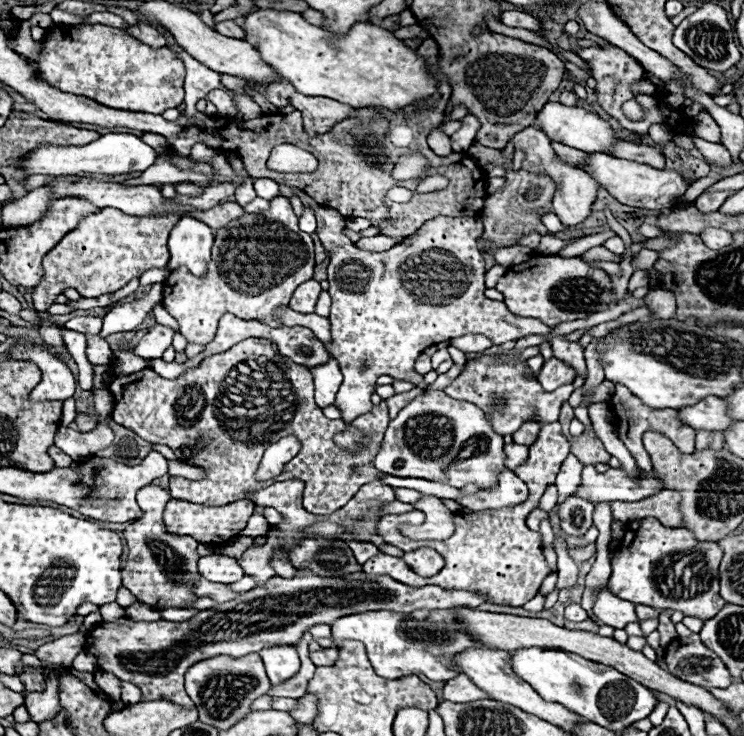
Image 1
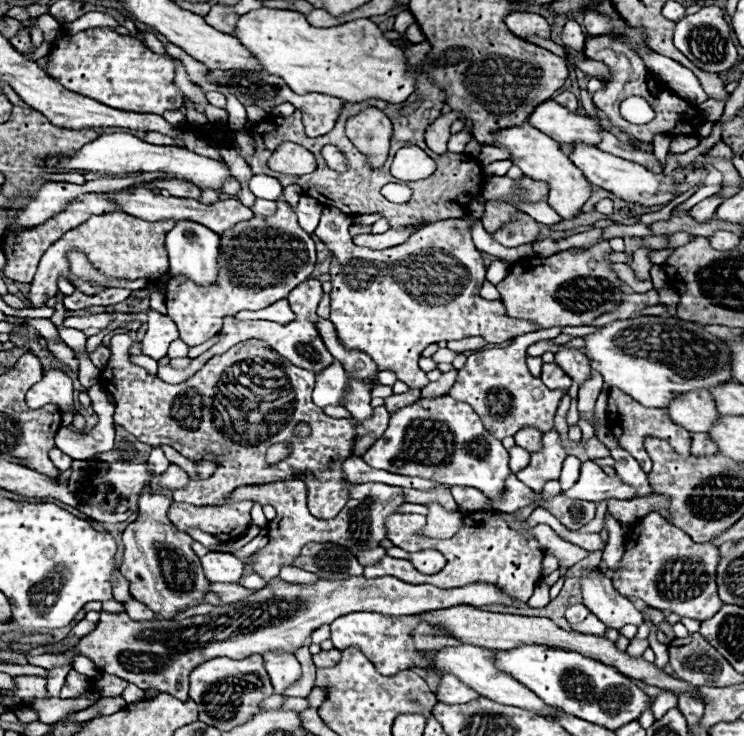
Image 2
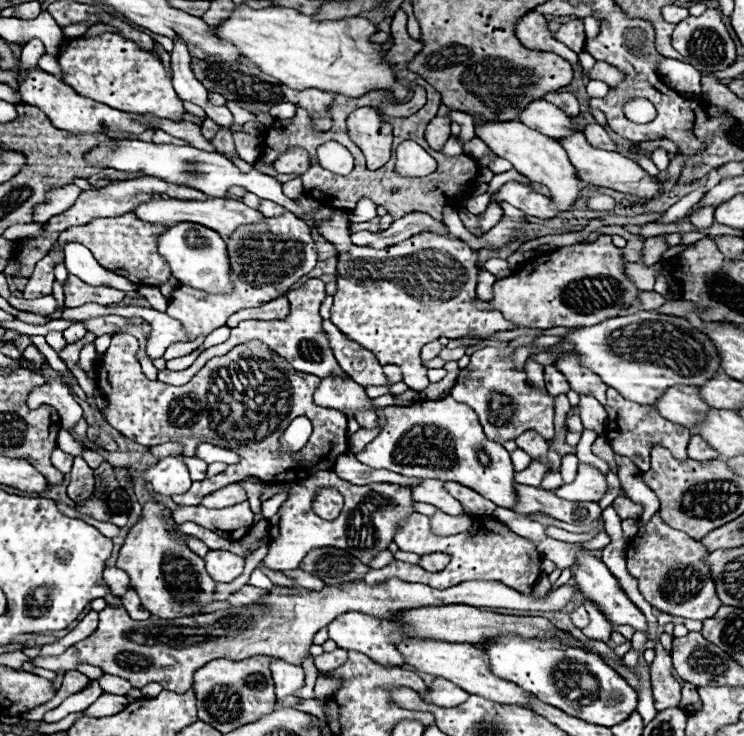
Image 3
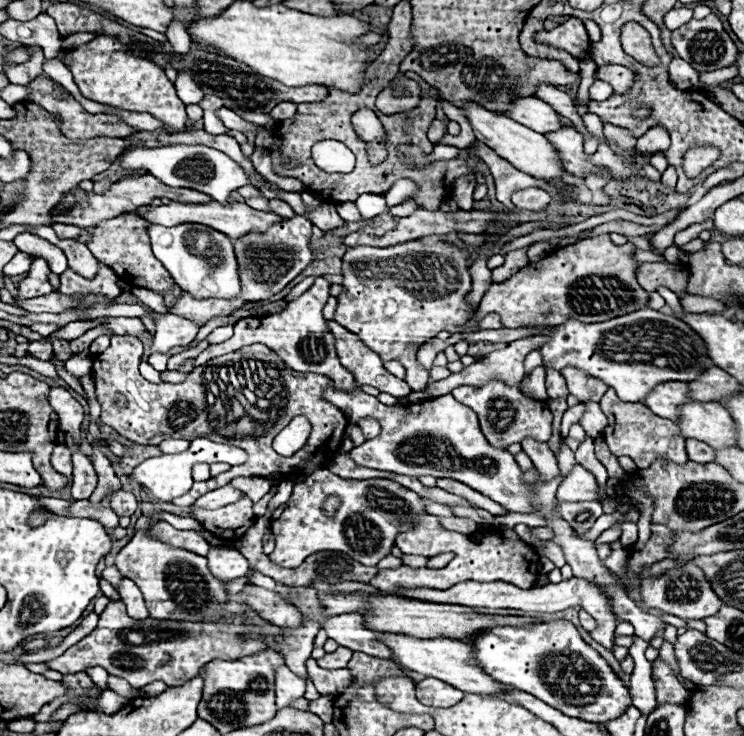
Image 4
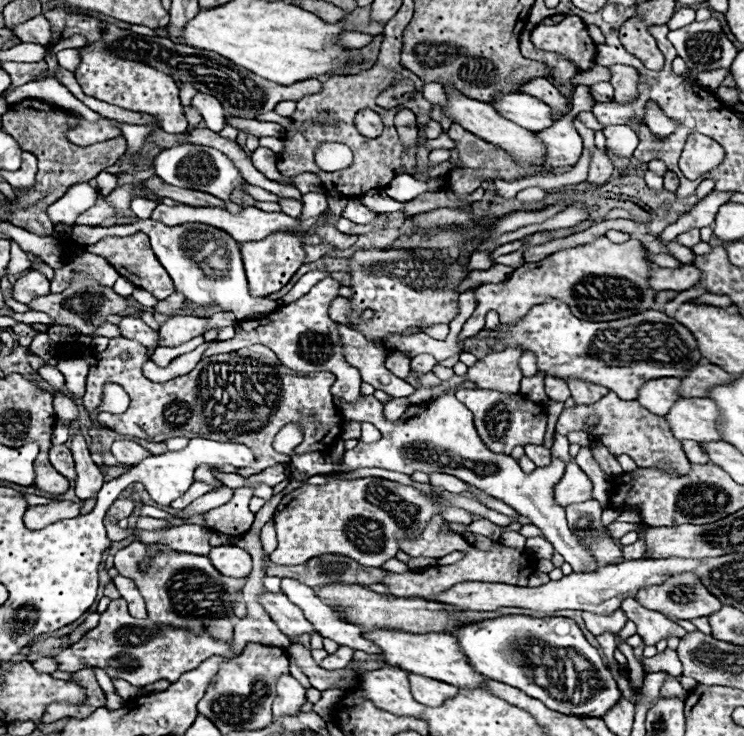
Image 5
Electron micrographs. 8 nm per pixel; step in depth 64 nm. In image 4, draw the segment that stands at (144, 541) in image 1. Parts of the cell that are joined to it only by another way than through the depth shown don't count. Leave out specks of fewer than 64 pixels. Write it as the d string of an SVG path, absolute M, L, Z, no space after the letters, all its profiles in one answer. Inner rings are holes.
M150 530L136 532L132 540L116 554L114 564L122 576L132 578L142 590L148 612L158 620L214 620L222 614L222 606L230 600L224 580L210 574L208 560L182 548L172 548L164 542L150 538Z

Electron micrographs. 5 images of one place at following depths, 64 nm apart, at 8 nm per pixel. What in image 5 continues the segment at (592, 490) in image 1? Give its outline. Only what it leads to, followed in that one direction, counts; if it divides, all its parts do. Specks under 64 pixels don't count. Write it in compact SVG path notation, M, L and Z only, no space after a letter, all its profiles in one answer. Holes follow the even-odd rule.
M568 462L564 476L560 482L554 486L554 502L562 508L576 504L576 502L586 502L592 498L592 482L590 478L578 468L578 464Z

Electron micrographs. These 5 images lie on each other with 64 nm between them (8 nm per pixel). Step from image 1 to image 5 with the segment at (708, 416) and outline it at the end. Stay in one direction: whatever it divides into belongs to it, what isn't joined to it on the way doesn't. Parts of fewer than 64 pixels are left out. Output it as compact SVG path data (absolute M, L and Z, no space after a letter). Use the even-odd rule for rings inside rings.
M656 378L648 380L638 390L638 402L648 408L650 412L664 416L664 412L670 410L670 404L678 400L678 378Z

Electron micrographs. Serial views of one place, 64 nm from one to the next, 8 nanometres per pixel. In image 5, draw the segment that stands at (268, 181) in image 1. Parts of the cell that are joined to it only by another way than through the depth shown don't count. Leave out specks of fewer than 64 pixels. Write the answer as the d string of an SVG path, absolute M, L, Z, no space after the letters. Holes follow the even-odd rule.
M182 144L182 146L166 148L154 158L152 166L166 184L172 184L178 188L194 188L200 192L210 192L212 196L218 196L226 202L230 200L230 192L238 184L244 182L240 172L234 168L234 164L222 152L208 148L208 146L198 146L198 144Z

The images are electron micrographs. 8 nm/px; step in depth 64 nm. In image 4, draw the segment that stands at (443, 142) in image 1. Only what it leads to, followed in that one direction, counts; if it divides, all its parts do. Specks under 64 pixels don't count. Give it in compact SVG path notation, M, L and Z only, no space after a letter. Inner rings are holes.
M434 120L434 122L430 124L430 130L428 130L428 138L430 138L430 142L436 144L444 134L446 134L446 124L440 122L440 120Z

